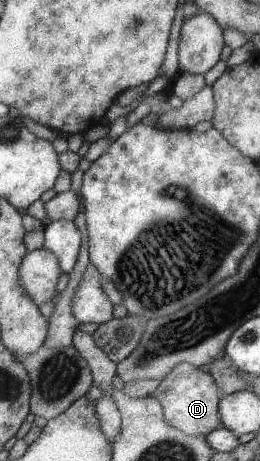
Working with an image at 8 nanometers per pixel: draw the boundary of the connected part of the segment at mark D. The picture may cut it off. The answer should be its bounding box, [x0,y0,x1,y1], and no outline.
[152,362,223,435]

